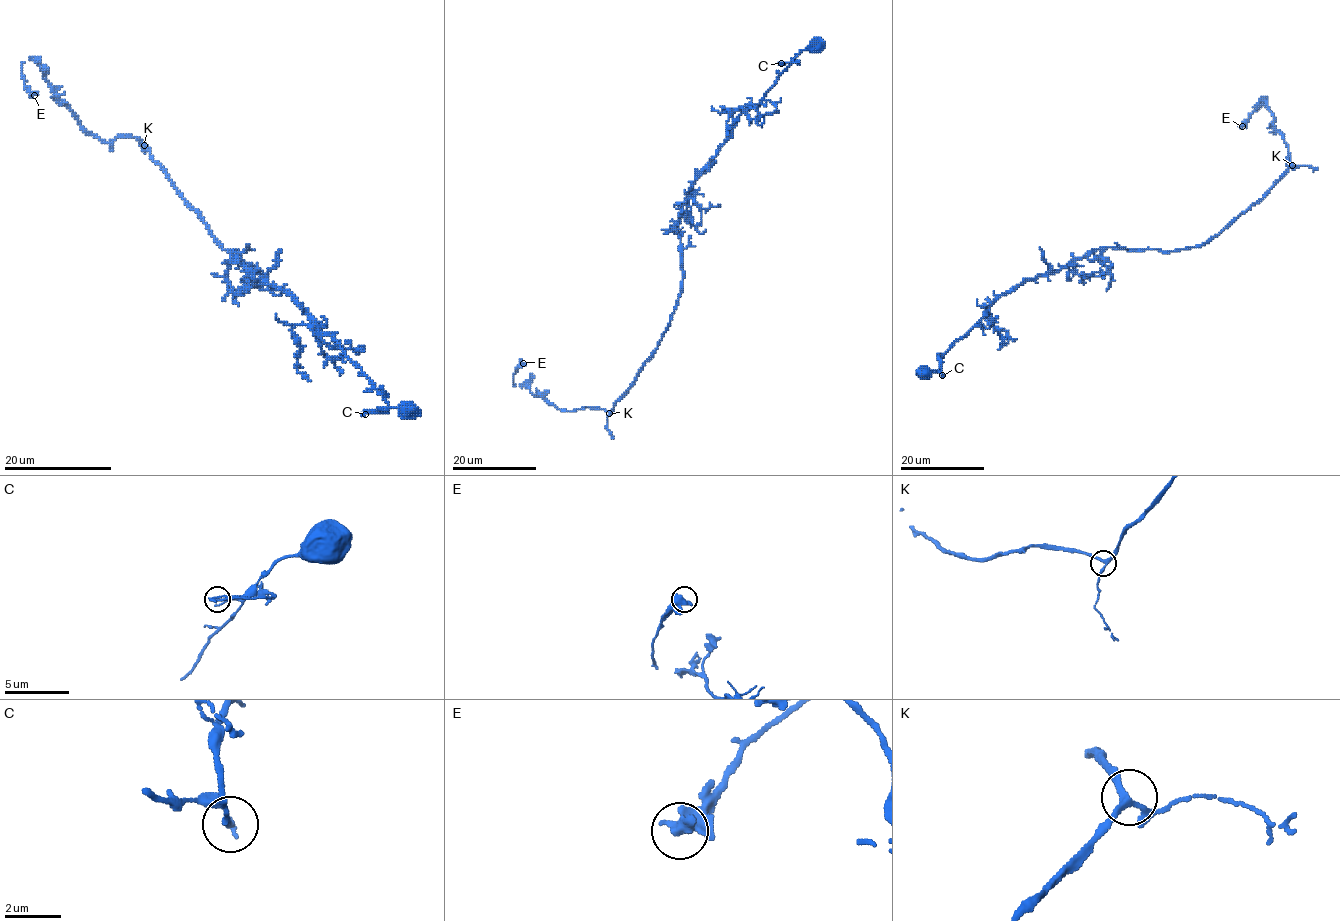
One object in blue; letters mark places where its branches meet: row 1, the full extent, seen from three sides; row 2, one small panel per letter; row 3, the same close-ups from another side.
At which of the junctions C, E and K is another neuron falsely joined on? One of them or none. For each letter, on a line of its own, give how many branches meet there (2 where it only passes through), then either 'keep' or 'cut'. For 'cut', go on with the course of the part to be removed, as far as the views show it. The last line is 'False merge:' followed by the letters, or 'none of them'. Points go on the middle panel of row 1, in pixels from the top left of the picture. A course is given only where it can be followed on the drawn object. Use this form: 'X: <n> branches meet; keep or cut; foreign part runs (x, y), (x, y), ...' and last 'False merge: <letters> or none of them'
C: 2 branches meet; keep
E: 2 branches meet; keep
K: 3 branches meet; keep
False merge: none of them

